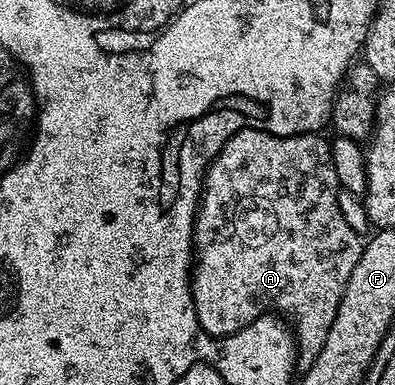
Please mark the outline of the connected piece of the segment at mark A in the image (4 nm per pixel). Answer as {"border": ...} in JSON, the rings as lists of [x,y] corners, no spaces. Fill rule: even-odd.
{"border":[[[244,127],[242,131],[232,135],[205,171],[205,183],[201,187],[201,203],[197,207],[197,220],[193,223],[195,262],[191,286],[198,327],[202,327],[208,335],[214,337],[234,335],[239,329],[254,323],[261,315],[274,311],[291,324],[291,334],[295,340],[297,357],[302,368],[311,366],[315,357],[319,357],[319,349],[323,349],[323,341],[327,341],[327,333],[331,333],[331,321],[335,321],[335,313],[339,313],[339,301],[343,297],[347,277],[351,277],[351,269],[355,269],[363,246],[362,236],[357,235],[355,229],[347,225],[343,213],[339,213],[339,201],[337,200],[339,188],[331,161],[331,143],[323,136],[324,134],[321,133],[272,135],[254,127]]]}

